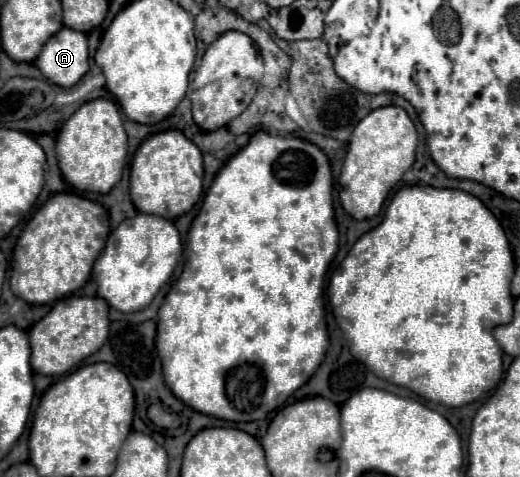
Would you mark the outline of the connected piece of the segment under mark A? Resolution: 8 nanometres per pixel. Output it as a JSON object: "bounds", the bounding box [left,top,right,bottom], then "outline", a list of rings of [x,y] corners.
{"bounds":[35,28,89,86],"outline":[[[61,28],[53,34],[35,60],[41,74],[57,86],[73,86],[89,70],[87,36]]]}

